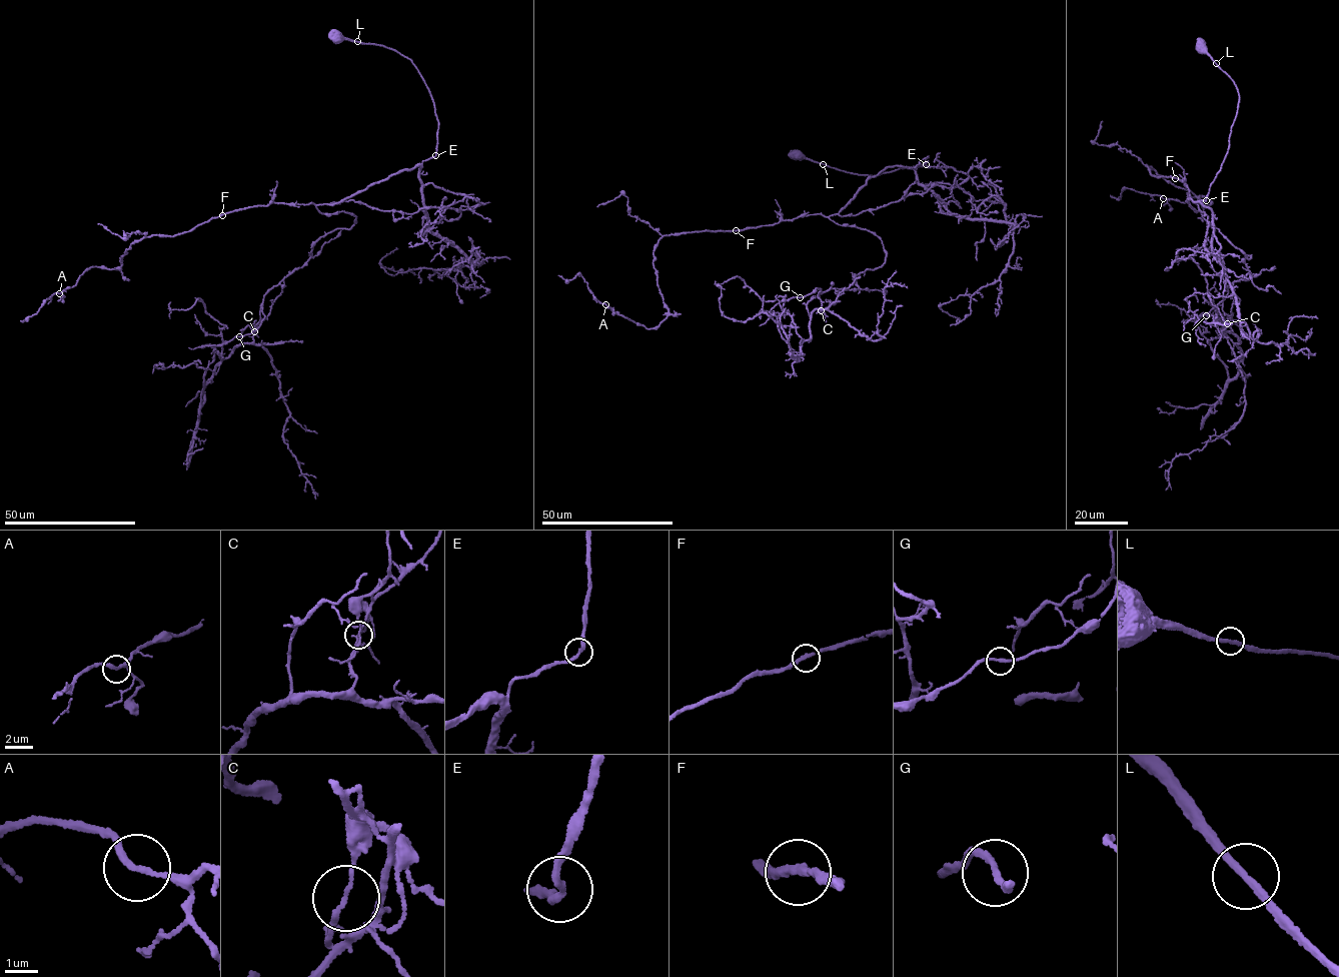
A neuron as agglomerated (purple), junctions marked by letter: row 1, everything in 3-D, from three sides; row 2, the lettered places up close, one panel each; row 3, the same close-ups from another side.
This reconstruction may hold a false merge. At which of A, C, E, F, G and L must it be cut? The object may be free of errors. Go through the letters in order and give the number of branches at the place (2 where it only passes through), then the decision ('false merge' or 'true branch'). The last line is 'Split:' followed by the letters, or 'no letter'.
A: branches 2; true branch
C: branches 2; false merge
E: branches 2; true branch
F: branches 2; true branch
G: branches 2; true branch
L: branches 2; true branch
Split: C

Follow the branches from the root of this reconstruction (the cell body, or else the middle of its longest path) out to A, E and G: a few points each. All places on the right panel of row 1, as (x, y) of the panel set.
A: (1201, 45), (1239, 96), (1227, 152), (1197, 211), (1145, 164), (1210, 203), (1163, 198)
E: (1201, 45), (1232, 79), (1239, 98), (1227, 153), (1206, 200)
G: (1201, 45), (1239, 100), (1206, 200), (1186, 201), (1251, 256), (1249, 278), (1232, 282), (1206, 315)

